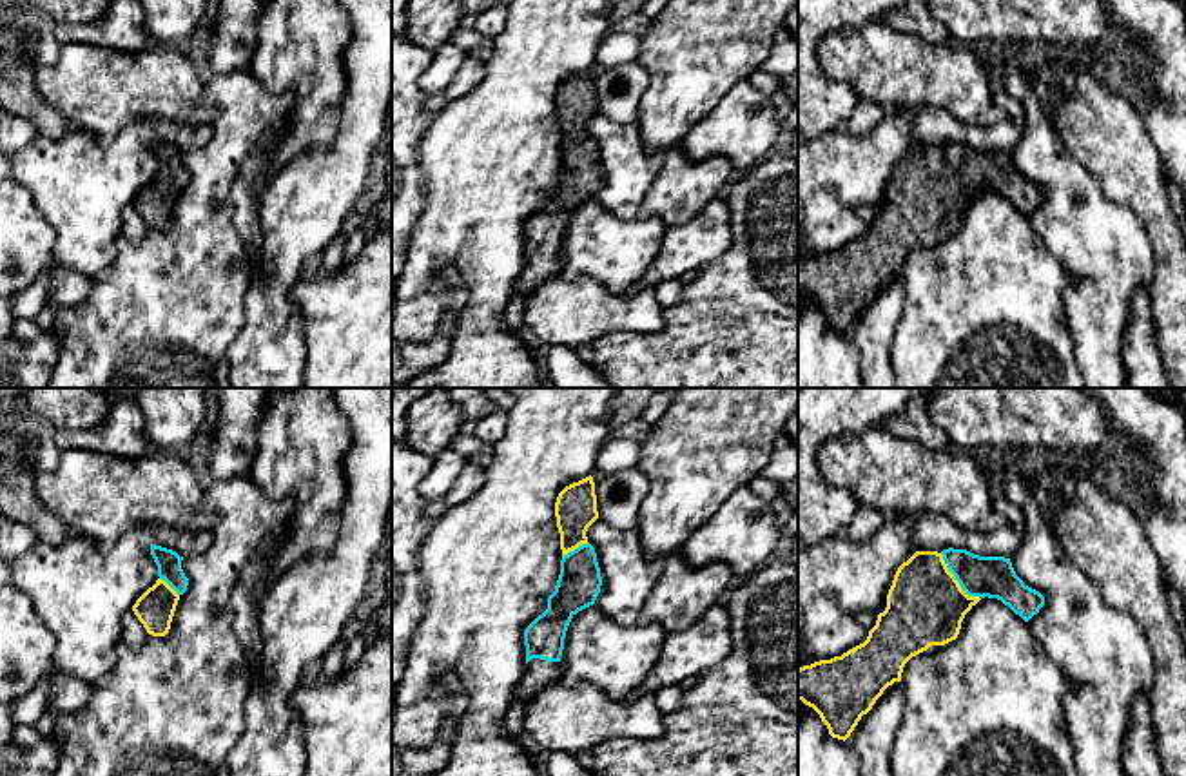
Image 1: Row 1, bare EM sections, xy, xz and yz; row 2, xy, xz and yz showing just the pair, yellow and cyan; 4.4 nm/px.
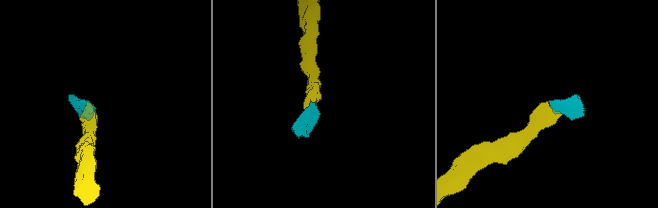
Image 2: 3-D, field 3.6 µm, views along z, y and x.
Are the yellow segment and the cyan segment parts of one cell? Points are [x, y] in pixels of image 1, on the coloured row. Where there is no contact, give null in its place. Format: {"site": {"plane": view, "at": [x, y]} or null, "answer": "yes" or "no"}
{"site": {"plane": "yz", "at": [956, 581]}, "answer": "yes"}

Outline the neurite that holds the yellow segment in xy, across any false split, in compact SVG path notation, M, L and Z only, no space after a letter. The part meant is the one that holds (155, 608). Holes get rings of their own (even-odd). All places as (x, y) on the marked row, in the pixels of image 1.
M151 544L151 555L158 566L160 578L136 600L132 611L149 635L165 636L178 600L187 591L189 578L181 569L183 557L176 551Z

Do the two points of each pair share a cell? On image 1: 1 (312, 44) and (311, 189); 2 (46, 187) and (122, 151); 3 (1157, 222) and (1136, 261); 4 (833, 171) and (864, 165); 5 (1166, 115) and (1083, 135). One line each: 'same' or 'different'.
1: different
2: same
3: different
4: same
5: different

